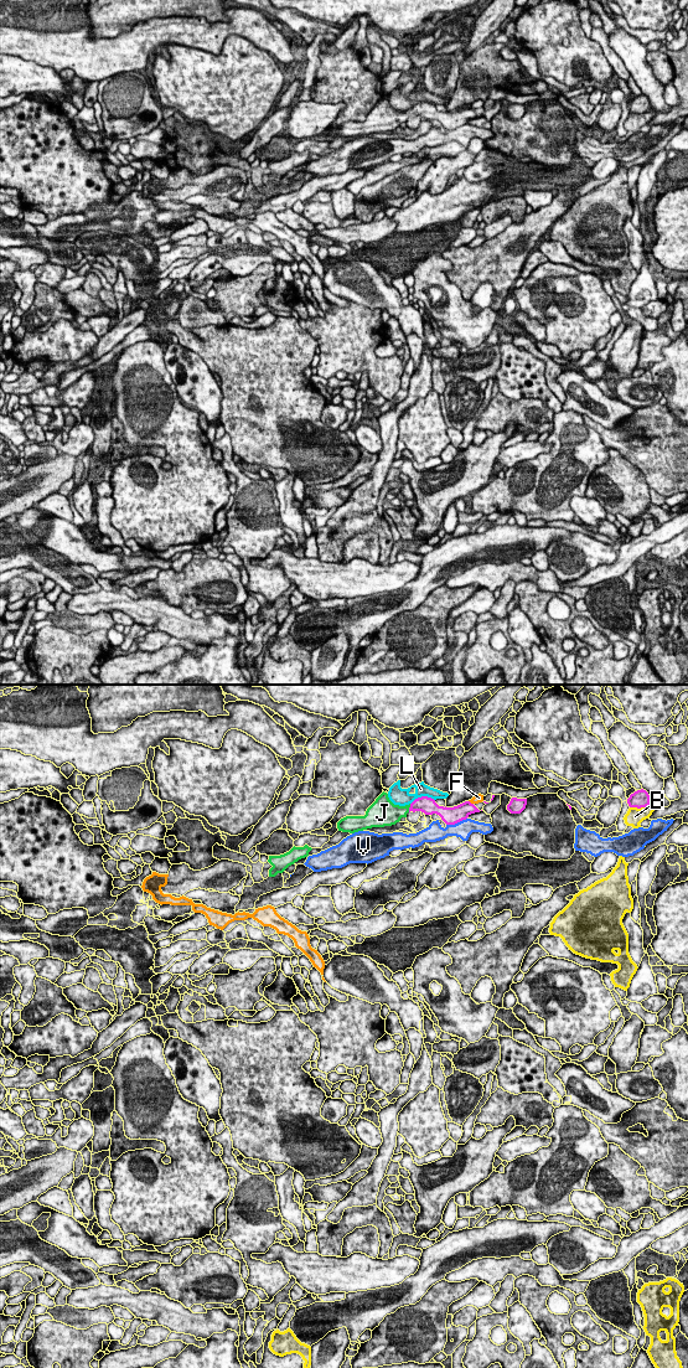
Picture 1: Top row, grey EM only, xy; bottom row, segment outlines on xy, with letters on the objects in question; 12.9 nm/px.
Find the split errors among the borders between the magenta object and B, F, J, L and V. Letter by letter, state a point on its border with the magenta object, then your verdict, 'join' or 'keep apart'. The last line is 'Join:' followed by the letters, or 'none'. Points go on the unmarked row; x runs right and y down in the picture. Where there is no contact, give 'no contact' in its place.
B: meets magenta in xy at (639, 113); keep apart
F: meets magenta in xy at (470, 108); keep apart
J: meets magenta in xy at (409, 113); join
L: meets magenta in xy at (422, 102); keep apart
V: meets magenta in xy at (456, 128); keep apart
Join: J

